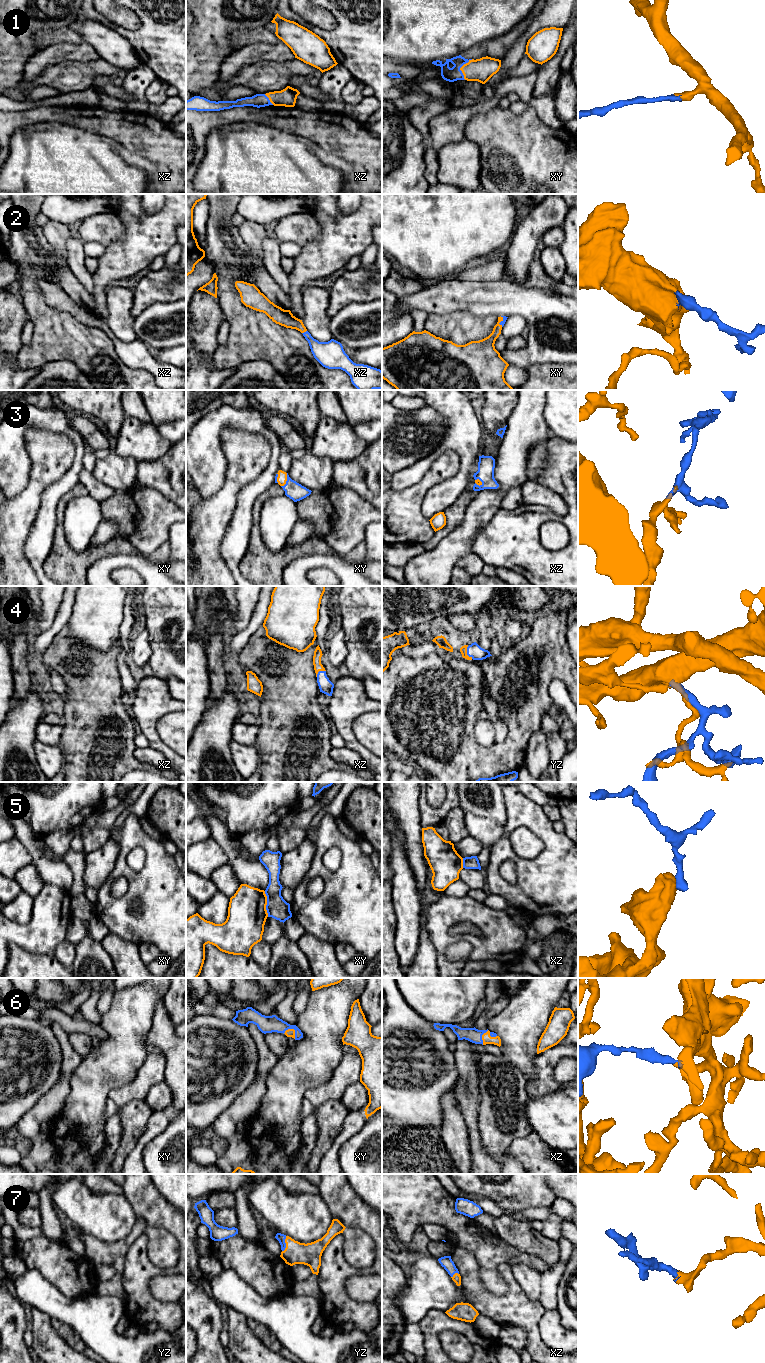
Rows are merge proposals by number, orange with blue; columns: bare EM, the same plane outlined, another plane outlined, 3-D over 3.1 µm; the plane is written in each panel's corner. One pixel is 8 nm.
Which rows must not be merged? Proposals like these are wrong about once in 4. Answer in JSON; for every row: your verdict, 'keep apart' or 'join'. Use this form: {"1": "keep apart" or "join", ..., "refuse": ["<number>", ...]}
{"1": "join", "2": "join", "3": "join", "4": "join", "5": "keep apart", "6": "join", "7": "join", "refuse": ["5"]}

